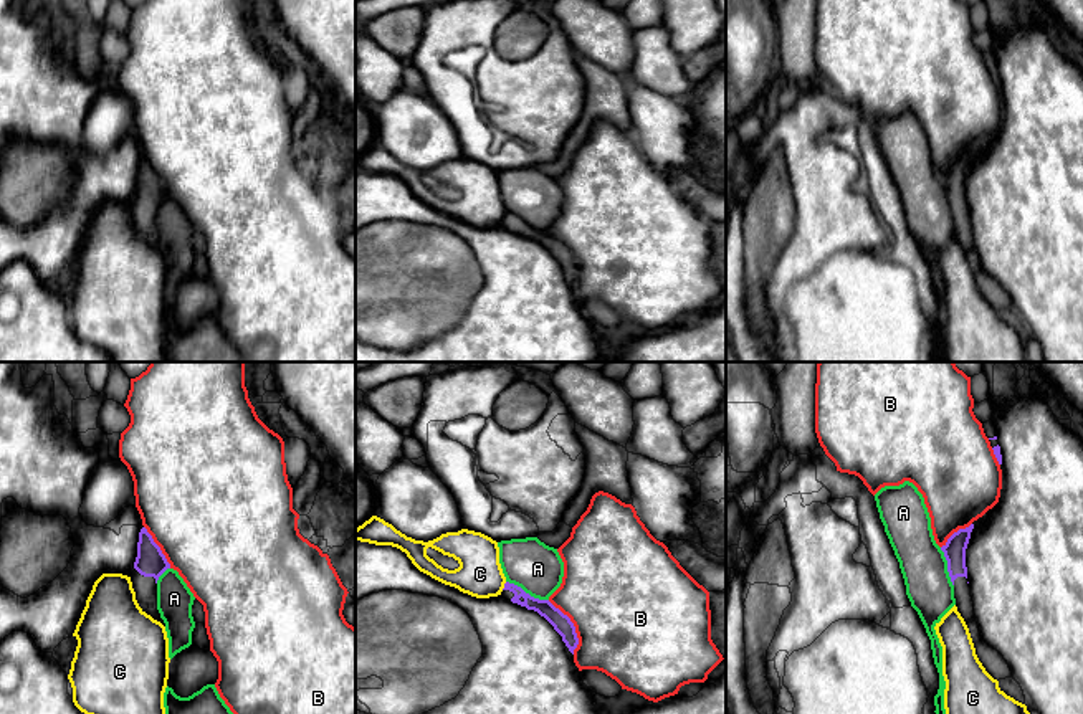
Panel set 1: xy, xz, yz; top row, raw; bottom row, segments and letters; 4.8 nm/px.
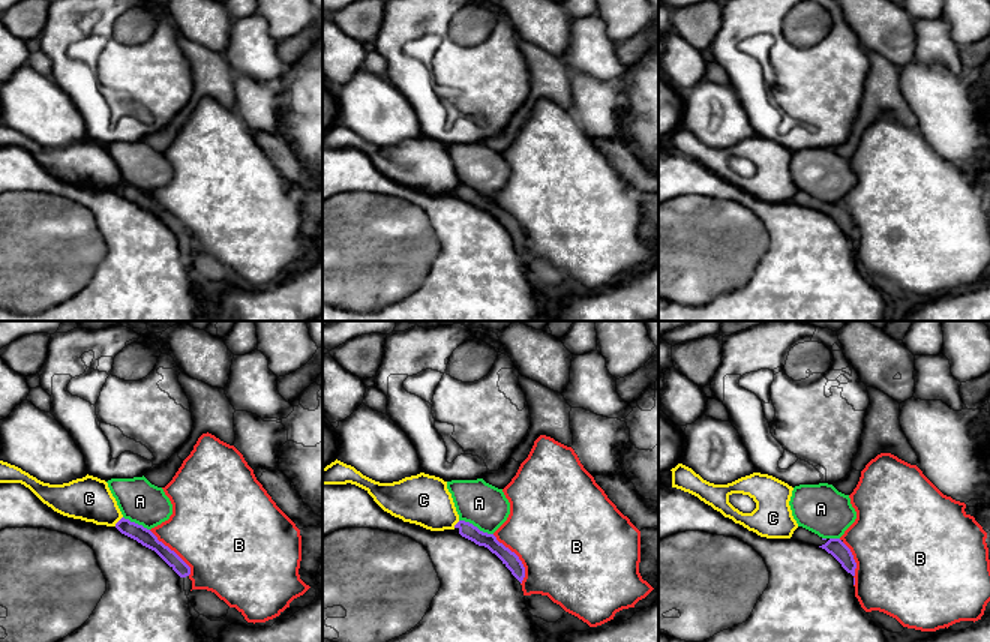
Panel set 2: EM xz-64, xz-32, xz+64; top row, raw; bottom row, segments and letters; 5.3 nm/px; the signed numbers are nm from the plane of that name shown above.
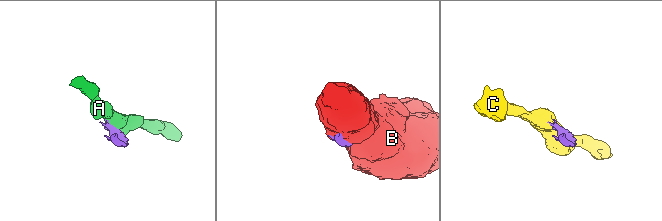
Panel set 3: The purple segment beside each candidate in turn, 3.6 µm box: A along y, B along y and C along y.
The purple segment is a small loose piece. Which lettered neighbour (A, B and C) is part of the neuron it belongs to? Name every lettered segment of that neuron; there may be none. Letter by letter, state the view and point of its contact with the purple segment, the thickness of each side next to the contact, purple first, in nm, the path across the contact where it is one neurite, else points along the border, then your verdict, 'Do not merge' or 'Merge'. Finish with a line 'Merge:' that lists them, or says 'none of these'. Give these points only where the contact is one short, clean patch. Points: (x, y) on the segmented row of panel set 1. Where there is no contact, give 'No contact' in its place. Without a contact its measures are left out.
A: Touches purple at xz (528, 594). Thickness 90 nm (purple) against 240 nm. Do not merge
B: Touches purple at xz (572, 625). Thickness 90 nm (purple) against 480 nm. Do not merge
C: Touches purple at xz (505, 585). Thickness 80 nm (purple) against 220 nm. Boundary: xz (506, 582), (501, 589). Do not merge
Merge: none of these

